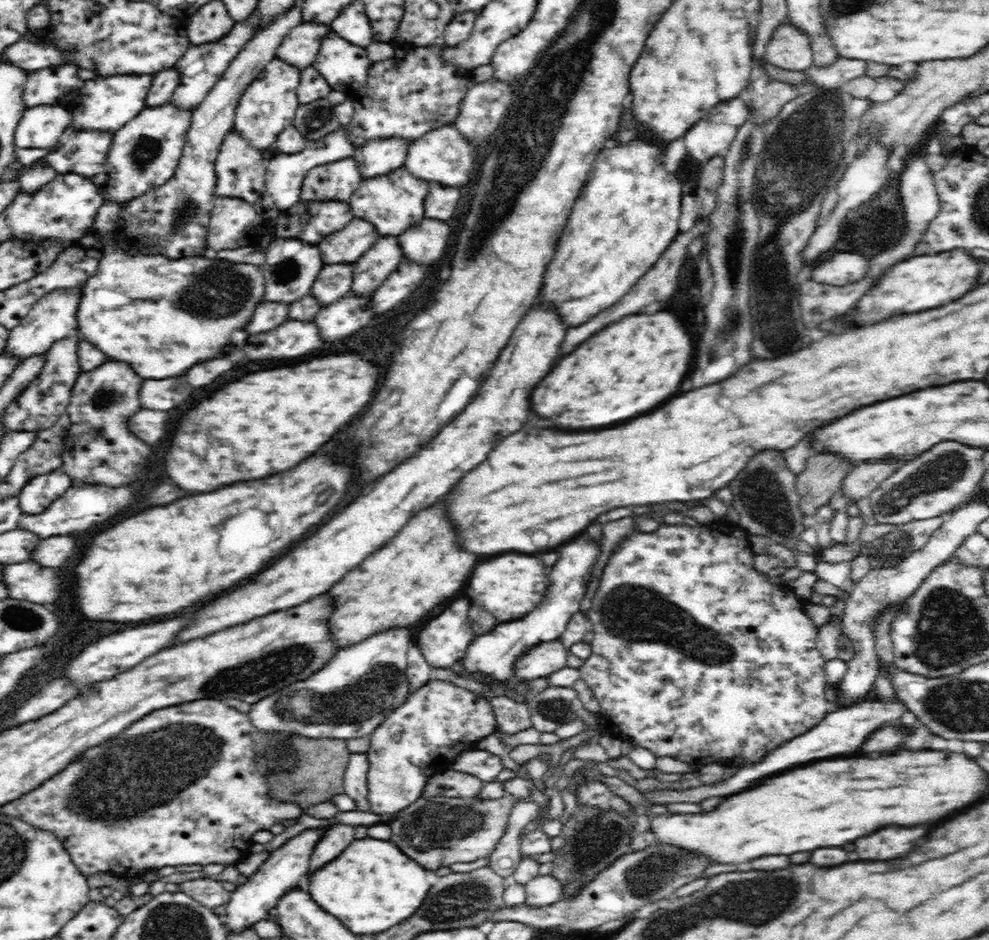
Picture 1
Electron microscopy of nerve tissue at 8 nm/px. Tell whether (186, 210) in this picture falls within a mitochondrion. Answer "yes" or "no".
yes

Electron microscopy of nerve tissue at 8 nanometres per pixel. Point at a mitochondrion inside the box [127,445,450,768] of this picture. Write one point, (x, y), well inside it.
(366, 696)

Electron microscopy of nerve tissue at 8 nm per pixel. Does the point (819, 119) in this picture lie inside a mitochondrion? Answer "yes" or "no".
yes

